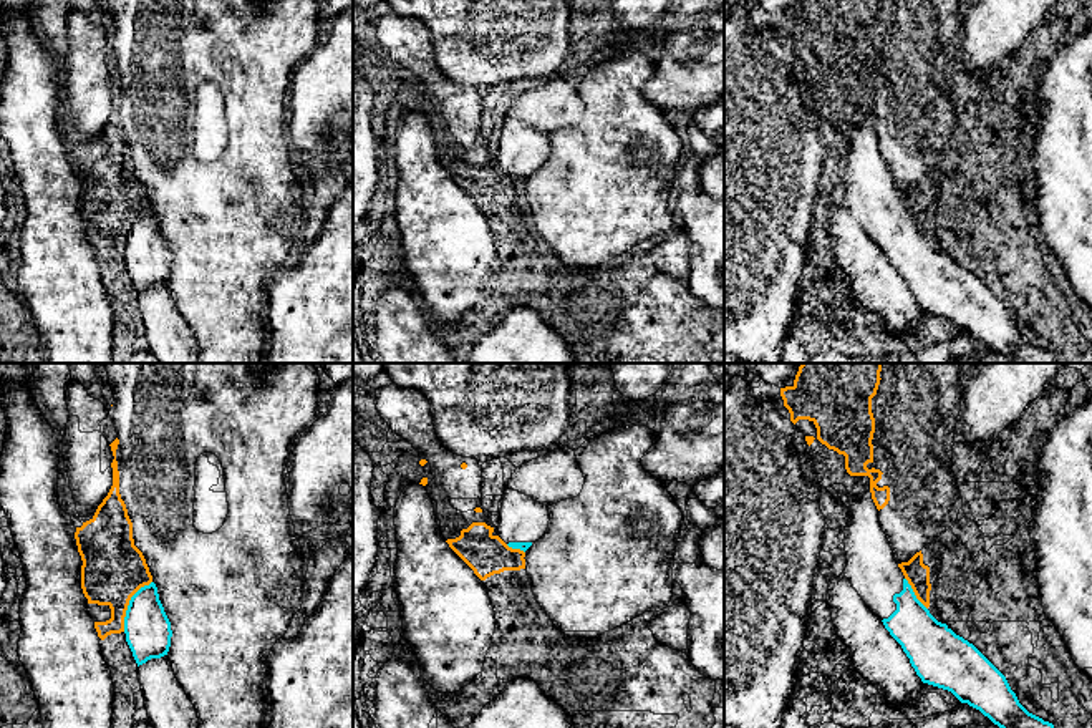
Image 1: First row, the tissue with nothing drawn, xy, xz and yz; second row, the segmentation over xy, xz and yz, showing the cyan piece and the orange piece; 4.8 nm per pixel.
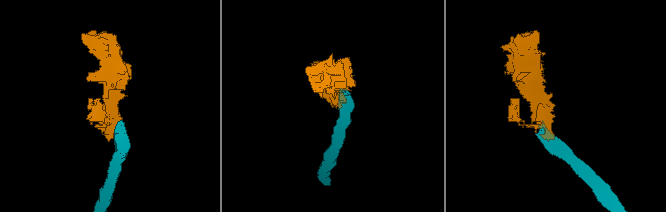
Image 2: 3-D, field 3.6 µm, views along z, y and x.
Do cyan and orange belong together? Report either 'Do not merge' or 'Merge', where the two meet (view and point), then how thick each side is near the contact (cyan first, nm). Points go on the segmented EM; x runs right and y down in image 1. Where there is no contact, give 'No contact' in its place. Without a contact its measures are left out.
Do not merge. Touches cyan at xy (130, 604). Thickness 220 nm (cyan) against 300 nm

